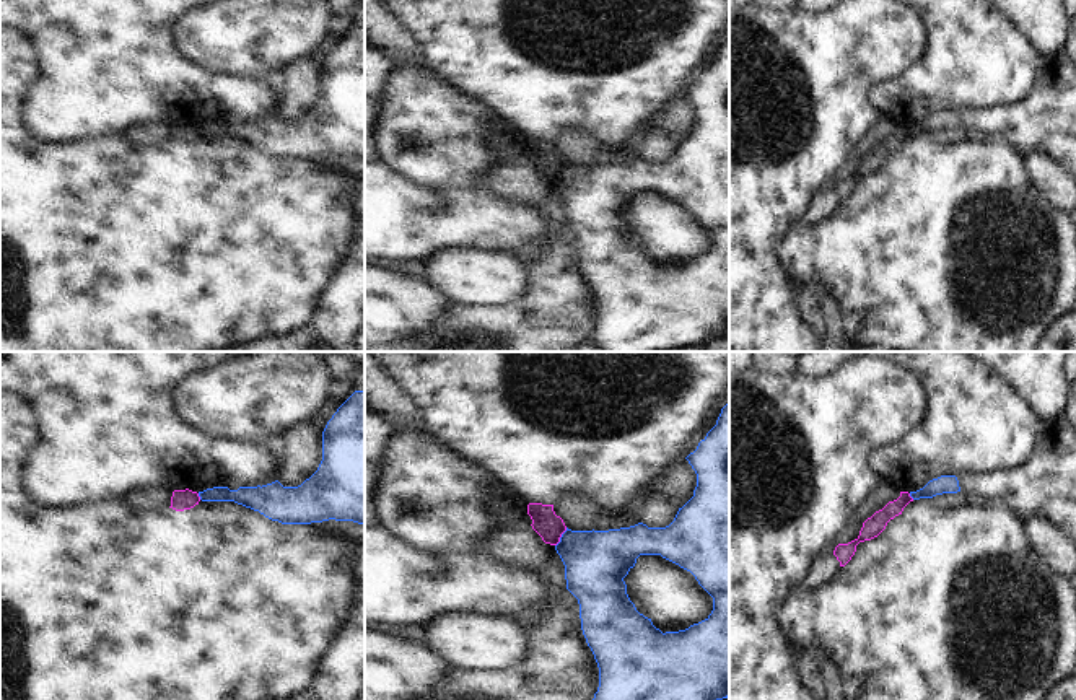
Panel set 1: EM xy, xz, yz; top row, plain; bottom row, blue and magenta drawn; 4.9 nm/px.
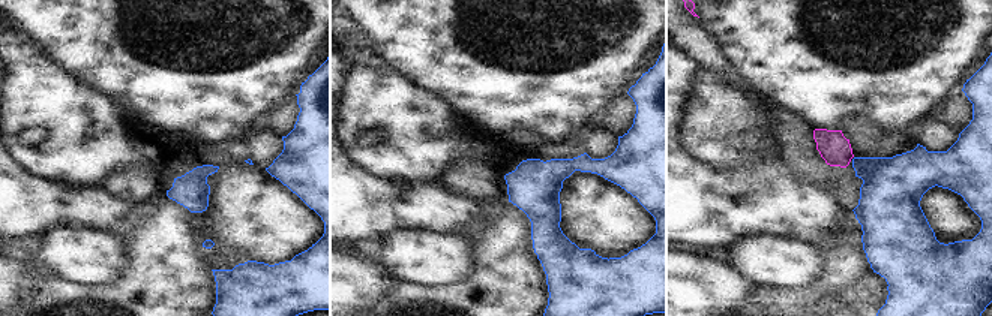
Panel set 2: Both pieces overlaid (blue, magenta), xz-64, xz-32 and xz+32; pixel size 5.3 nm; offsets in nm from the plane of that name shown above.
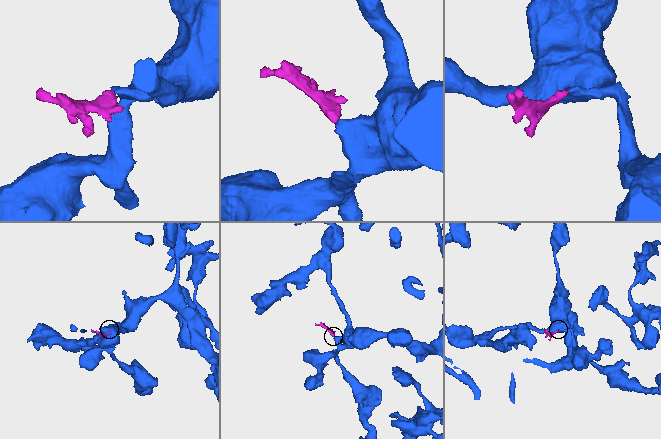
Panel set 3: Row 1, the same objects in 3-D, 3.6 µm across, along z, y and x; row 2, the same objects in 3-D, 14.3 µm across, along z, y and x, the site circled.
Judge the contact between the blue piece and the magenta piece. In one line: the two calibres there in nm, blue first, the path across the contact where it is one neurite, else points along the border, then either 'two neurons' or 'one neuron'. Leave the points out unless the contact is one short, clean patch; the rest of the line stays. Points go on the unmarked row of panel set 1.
calibres 320 and 140 nm; border xz (567, 163), (555, 181); two neurons

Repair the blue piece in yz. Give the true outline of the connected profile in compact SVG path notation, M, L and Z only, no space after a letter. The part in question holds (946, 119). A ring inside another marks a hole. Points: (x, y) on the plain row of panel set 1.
M941 111L938 114L929 116L923 124L916 127L910 127L913 135L920 133L933 133L943 129L957 129L960 127L959 116L956 111Z

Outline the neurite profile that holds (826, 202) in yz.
M833 189L819 190L811 200L806 215L796 223L796 226L806 228L829 218L840 203L840 197Z

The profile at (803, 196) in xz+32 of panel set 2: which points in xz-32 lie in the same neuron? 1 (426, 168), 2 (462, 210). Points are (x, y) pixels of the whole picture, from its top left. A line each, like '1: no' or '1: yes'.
1: no
2: yes

